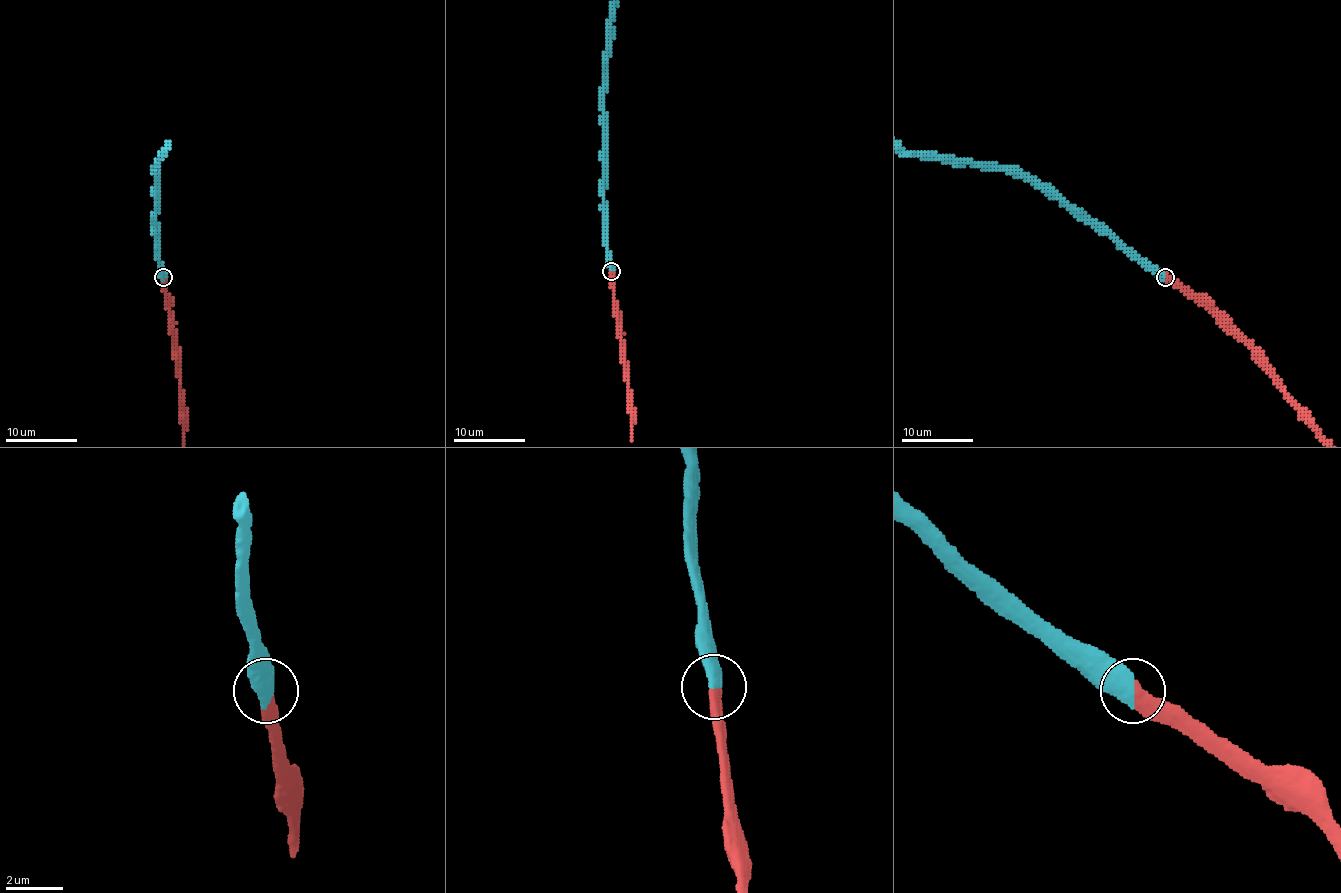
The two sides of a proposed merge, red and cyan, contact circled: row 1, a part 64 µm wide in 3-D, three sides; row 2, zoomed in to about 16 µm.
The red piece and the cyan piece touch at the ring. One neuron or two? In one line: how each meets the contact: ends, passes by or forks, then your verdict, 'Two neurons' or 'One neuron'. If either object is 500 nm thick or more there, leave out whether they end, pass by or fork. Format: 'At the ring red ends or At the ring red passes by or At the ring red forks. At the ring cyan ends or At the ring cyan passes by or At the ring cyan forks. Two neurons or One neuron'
One neuron

